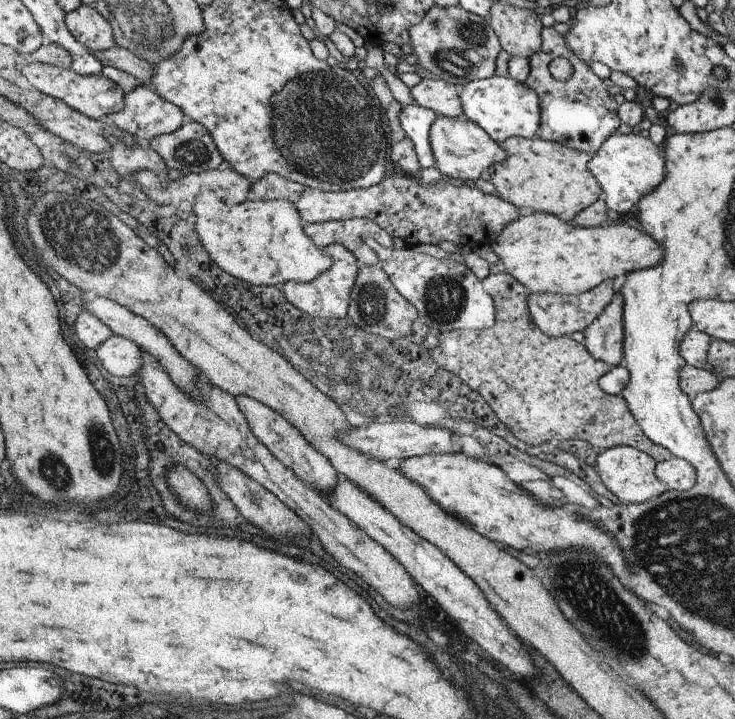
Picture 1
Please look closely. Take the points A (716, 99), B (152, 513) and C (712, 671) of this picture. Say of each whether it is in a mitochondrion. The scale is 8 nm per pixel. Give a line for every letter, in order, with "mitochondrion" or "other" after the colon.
A: mitochondrion
B: other
C: other

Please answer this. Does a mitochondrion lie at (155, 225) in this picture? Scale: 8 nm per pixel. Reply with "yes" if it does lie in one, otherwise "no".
no

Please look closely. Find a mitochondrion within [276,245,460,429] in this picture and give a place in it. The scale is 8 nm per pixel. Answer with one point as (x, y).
(371, 300)

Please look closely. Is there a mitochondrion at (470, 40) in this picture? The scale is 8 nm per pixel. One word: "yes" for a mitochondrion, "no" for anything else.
yes

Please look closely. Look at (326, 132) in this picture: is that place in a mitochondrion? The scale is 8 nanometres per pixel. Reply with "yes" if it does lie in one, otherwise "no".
yes

